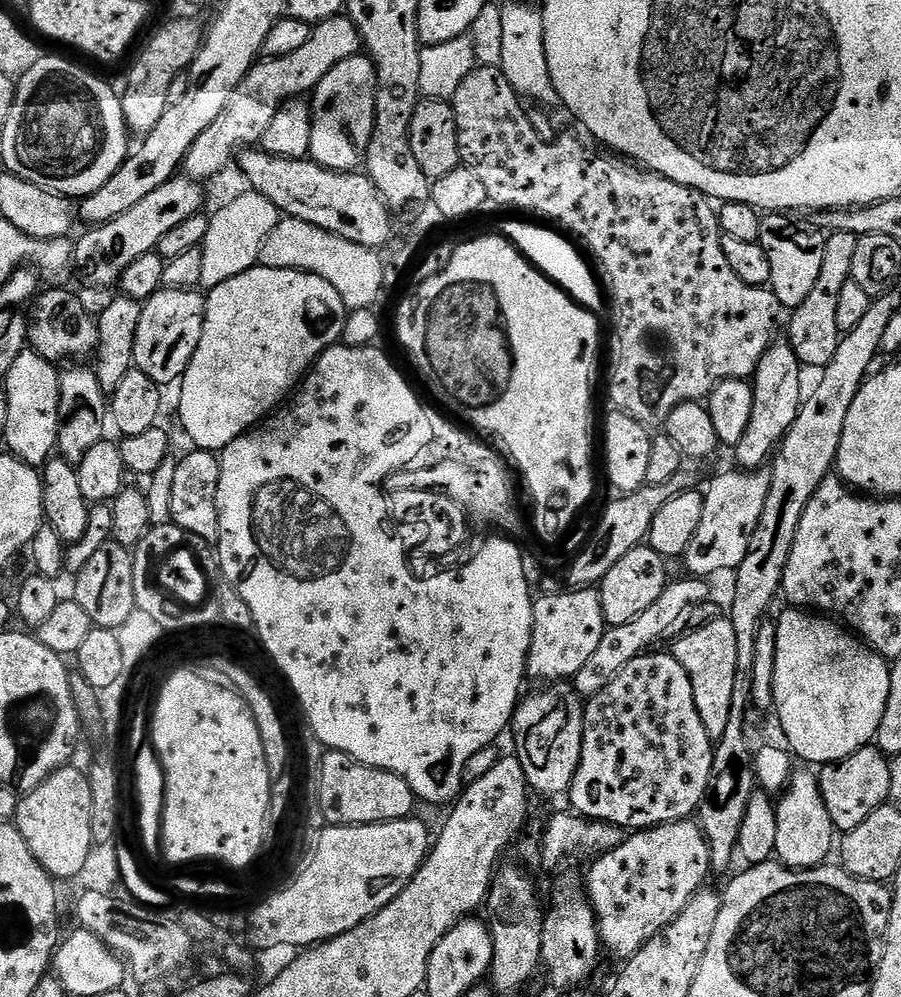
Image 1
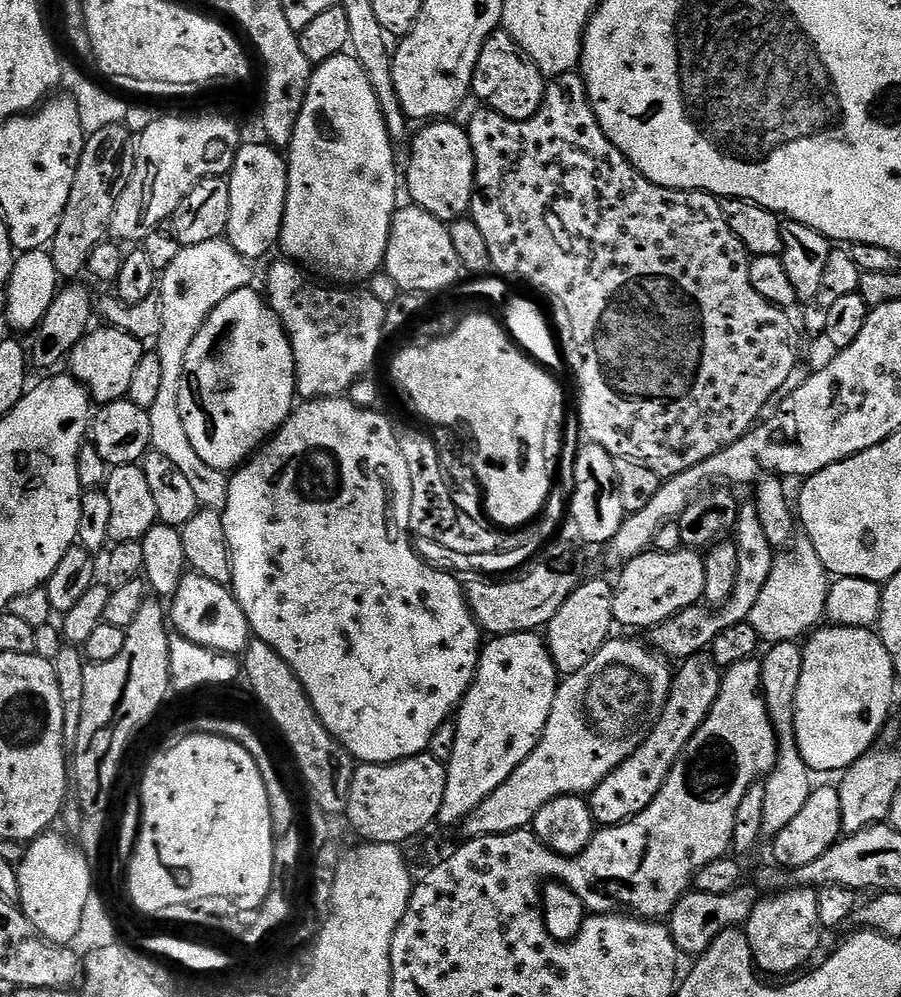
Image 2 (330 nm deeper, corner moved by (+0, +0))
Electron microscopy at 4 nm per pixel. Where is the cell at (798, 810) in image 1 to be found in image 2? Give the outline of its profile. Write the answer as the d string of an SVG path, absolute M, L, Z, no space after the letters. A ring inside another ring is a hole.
M795 886L757 899L742 931L750 942L752 963L761 973L784 976L787 972L799 973L805 967L803 964L820 948L822 929L818 918L819 905L817 889Z

